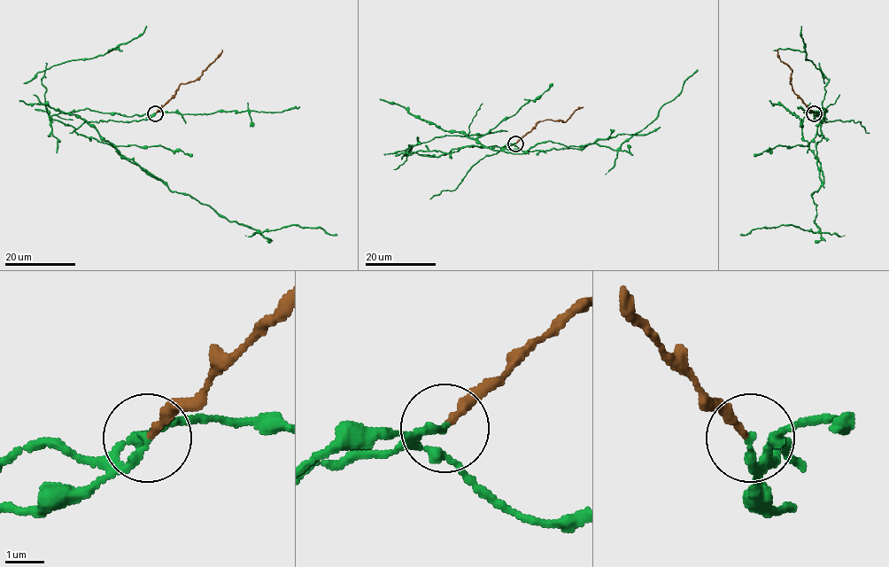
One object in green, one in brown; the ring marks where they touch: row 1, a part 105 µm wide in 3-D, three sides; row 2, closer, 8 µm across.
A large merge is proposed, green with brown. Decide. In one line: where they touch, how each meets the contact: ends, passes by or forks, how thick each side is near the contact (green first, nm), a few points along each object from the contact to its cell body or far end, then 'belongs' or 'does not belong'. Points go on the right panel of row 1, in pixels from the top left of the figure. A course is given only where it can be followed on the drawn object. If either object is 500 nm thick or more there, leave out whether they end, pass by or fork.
(814, 113) | green ends | brown ends | 190/200 nm | green via (814, 112), (827, 111), (815, 145), (822, 186), (811, 195), (820, 229), (780, 224), (740, 235) | brown via (813, 112), (795, 94), (790, 84), (792, 70), (780, 60), (776, 50) | does not belong

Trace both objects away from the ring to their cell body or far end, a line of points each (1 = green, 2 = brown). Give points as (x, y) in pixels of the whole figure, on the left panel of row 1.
1: (156, 112), (85, 108), (51, 116), (229, 221), (262, 232), (297, 224), (336, 235)
2: (156, 112), (181, 84), (196, 81), (222, 50)

